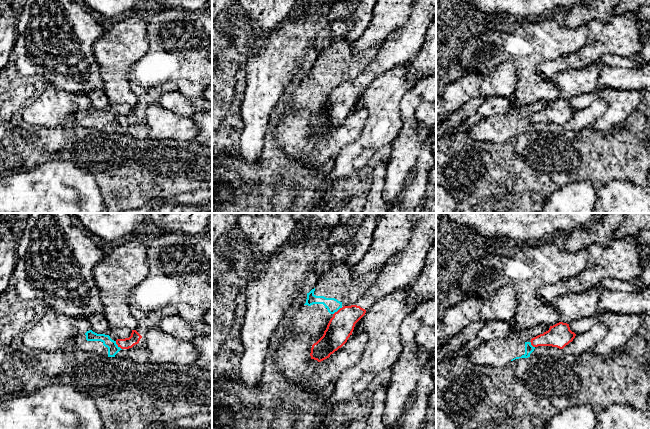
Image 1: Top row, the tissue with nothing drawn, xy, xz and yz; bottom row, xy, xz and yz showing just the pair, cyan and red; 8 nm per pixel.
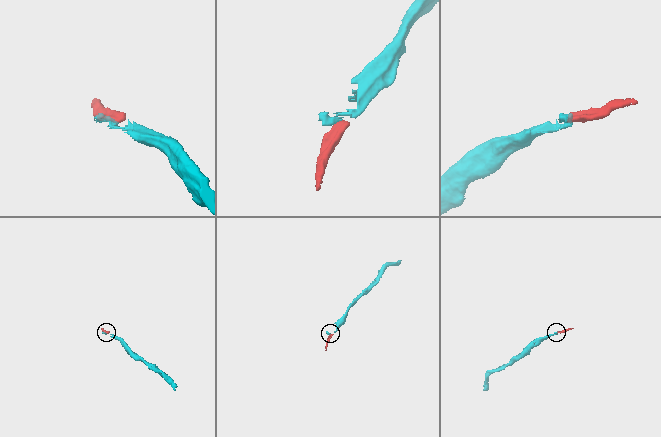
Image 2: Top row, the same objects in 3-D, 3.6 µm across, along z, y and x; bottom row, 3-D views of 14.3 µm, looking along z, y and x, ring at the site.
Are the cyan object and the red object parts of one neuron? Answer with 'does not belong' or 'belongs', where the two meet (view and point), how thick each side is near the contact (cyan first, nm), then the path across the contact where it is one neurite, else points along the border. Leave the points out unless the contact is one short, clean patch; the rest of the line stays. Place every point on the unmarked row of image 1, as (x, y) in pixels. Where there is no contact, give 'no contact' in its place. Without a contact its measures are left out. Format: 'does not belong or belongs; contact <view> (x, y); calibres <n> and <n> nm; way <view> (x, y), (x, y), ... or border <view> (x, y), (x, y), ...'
does not belong; contact xy (117, 121); calibres 90 and 90 nm; border xy (115, 117), (121, 125)

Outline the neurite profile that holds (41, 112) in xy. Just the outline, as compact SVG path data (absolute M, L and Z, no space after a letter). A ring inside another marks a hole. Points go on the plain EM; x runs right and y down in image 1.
M49 86L26 107L22 117L29 124L54 127L64 122L66 117L73 117L75 112L89 106L91 101L87 94L59 91Z

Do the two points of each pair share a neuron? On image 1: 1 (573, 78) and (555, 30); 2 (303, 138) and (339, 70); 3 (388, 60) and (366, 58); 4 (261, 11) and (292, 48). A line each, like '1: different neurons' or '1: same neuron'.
1: different neurons
2: same neuron
3: different neurons
4: different neurons

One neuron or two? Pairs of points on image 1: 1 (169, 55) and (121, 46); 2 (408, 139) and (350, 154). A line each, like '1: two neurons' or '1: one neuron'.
1: two neurons
2: two neurons

